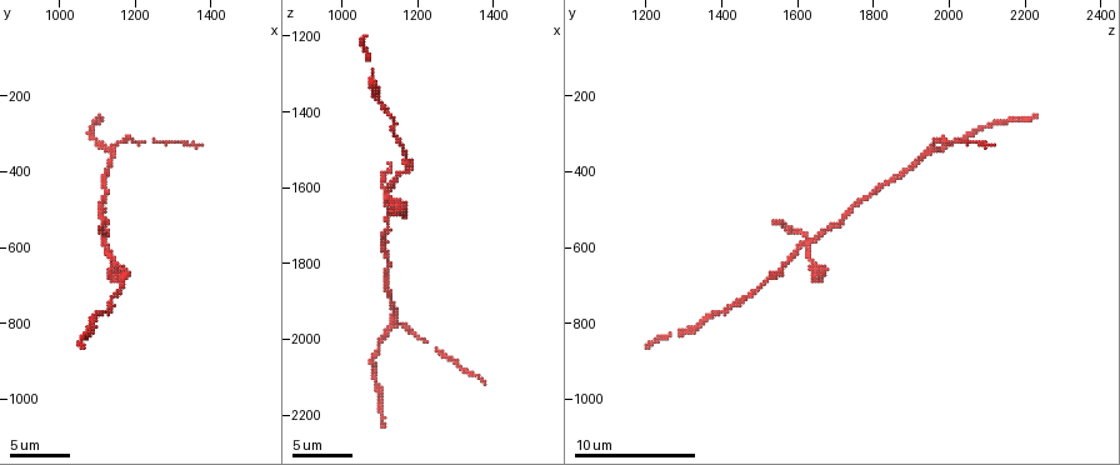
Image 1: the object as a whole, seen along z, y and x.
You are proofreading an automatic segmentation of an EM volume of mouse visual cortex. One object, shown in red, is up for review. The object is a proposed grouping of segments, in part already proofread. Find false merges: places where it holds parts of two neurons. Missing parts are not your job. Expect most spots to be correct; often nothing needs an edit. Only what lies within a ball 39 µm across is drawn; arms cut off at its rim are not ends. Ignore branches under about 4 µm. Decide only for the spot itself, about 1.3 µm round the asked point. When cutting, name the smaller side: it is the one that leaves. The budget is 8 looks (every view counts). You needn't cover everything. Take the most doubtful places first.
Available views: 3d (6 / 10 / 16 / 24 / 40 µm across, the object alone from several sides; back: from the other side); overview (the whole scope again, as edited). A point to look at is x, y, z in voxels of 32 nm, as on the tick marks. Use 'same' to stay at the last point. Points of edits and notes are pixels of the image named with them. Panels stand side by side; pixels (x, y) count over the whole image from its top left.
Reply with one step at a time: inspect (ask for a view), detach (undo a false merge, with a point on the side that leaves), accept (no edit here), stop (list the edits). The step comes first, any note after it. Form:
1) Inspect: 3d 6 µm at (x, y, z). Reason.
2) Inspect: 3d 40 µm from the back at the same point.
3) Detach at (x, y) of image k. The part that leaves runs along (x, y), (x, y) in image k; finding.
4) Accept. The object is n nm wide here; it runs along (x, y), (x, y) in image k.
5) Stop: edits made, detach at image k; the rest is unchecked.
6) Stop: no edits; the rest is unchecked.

Inspect: 3d 6 µm at (1120, 595, 1625). Looks like a crossing.

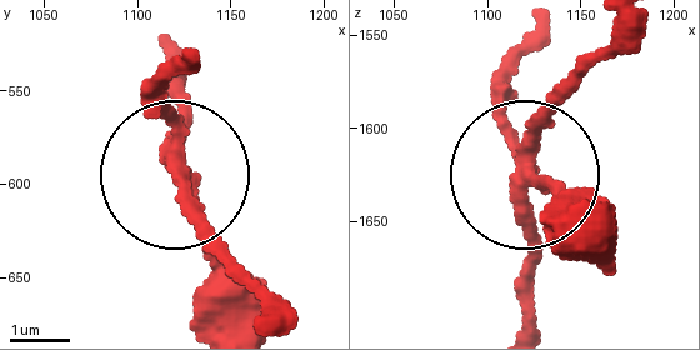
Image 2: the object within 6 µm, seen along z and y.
Detach at (145, 109) of image 2. The part that leaves runs along (179, 163), (223, 321) in image 2; two neurons meet here.

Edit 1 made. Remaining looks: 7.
Inspect: overview. See it whole again.

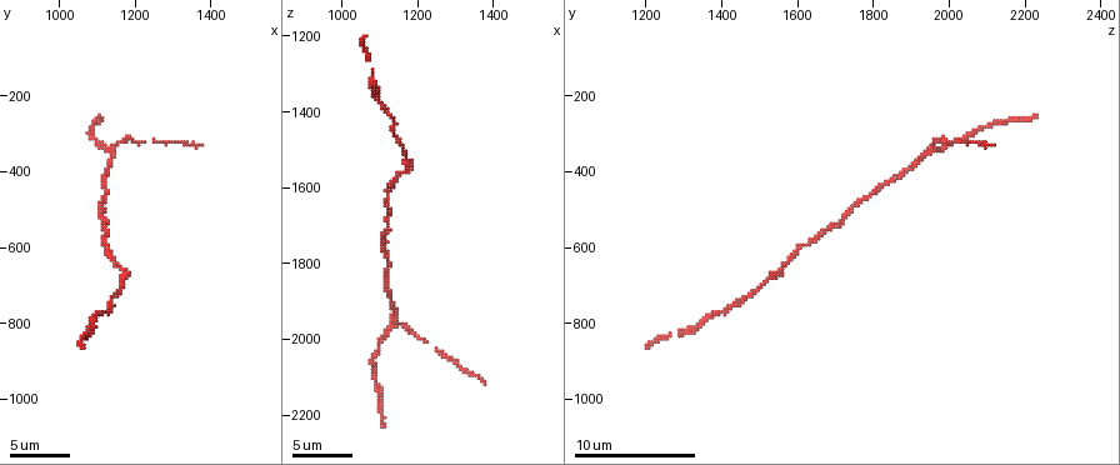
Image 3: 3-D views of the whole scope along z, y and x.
Inspect: 3d 10 µm at (1135, 340, 1965). Branch point.

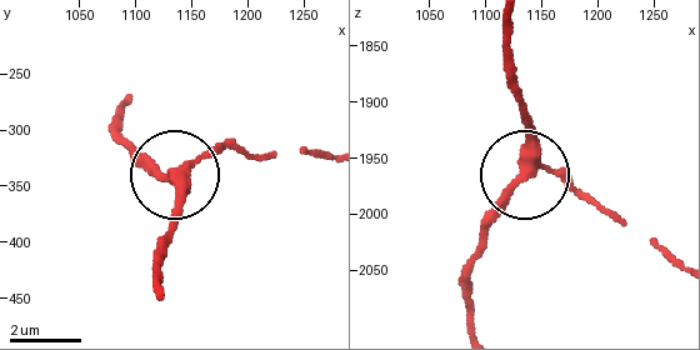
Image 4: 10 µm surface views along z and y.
Accept. 3 arms meet here; all the same neuron.

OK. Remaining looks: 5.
Inspect: 3d 10 µm at (1110, 495, 1755). Calibre changes.

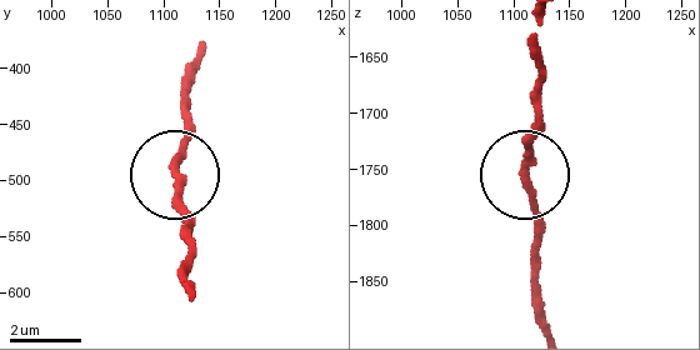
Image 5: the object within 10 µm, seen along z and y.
Inspect: 3d 6 µm at (1112, 488, 1750). Zoom in.

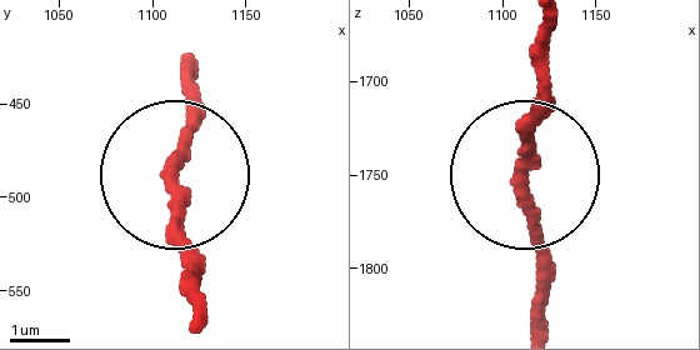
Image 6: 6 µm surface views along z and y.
Accept. It runs along (193, 268), (179, 164), (193, 79) in image 6; continuous, no second neuron.

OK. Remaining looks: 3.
Inspect: 3d 10 µm at (1165, 690, 1515). Sudden change in width.

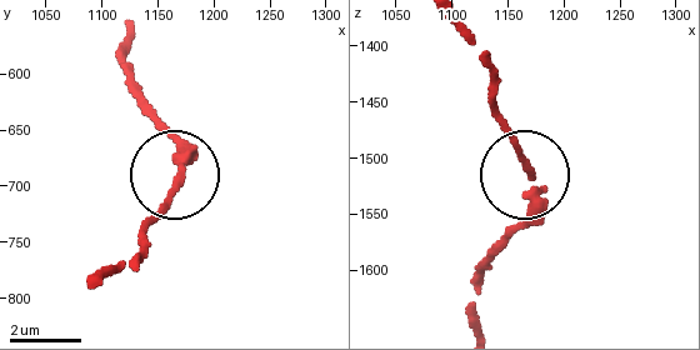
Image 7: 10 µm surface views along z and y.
Accept. It runs along (476, 324), (479, 270), (530, 206), (518, 144), (494, 111) in image 7; continuous, no second neuron.

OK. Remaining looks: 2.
Stop: edits made, detach at image 2; the rest is unchecked.

